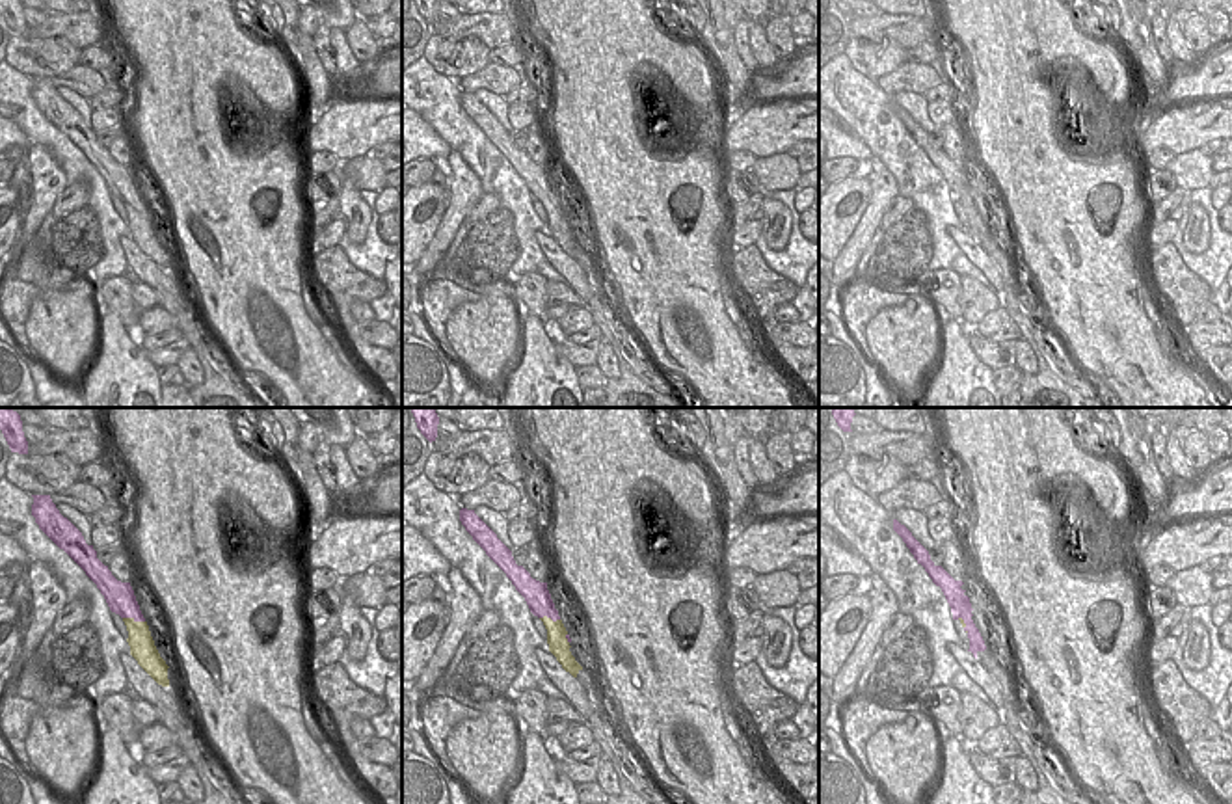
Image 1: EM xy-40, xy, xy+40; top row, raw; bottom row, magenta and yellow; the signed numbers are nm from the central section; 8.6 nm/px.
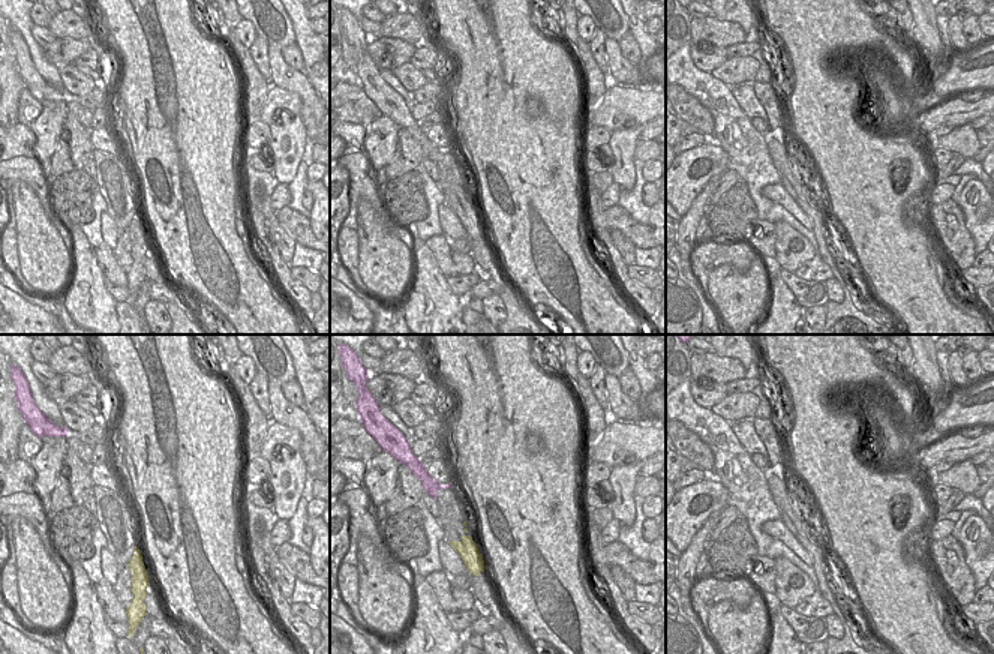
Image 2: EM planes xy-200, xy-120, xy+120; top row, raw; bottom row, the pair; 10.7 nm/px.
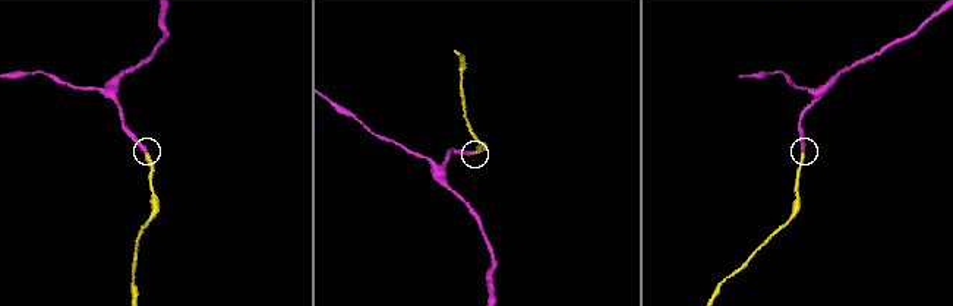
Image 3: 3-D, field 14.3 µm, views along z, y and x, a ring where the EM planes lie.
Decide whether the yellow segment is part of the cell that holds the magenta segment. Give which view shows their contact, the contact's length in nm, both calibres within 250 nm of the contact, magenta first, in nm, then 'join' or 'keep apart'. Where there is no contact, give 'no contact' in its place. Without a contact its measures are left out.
xy-40 | 200 nm | 260/220 nm | join

